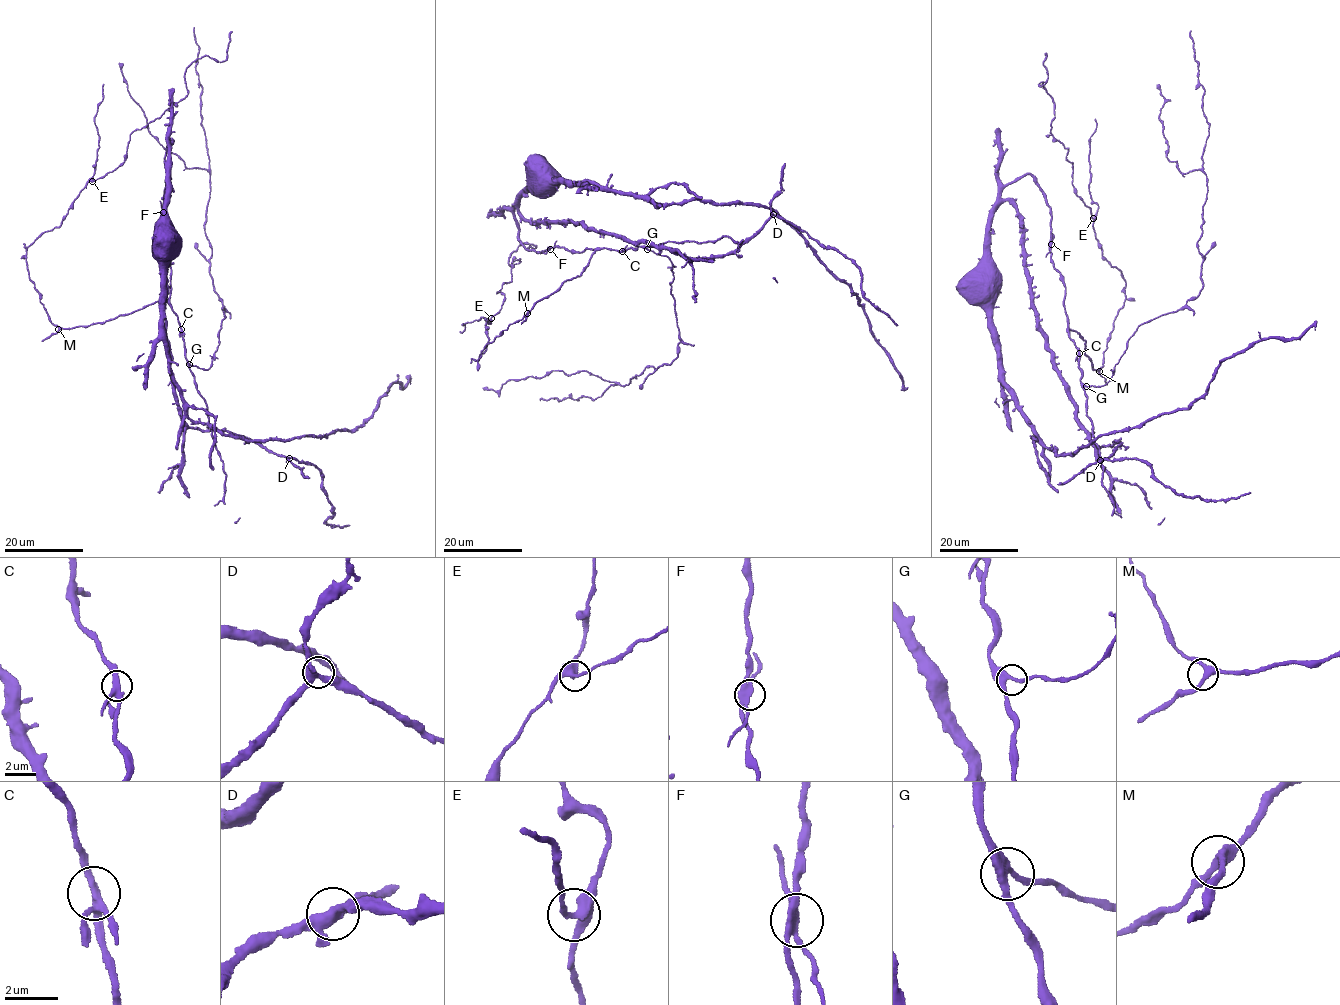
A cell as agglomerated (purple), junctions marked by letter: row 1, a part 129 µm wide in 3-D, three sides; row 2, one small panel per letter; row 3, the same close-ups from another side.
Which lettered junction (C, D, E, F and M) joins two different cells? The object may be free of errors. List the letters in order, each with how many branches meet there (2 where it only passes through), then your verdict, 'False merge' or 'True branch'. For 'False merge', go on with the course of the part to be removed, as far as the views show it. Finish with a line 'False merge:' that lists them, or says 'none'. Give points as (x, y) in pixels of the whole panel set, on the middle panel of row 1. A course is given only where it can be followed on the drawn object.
C: Branches: 4. True branch
D: Branches: 4. True branch
E: Branches: 3. True branch
F: Branches: 3. True branch
M: Branches: 3. True branch
False merge: none

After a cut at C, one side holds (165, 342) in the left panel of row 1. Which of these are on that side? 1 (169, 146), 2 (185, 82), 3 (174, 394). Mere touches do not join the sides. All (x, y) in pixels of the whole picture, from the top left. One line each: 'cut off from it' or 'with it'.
1: with it
2: with it
3: with it

